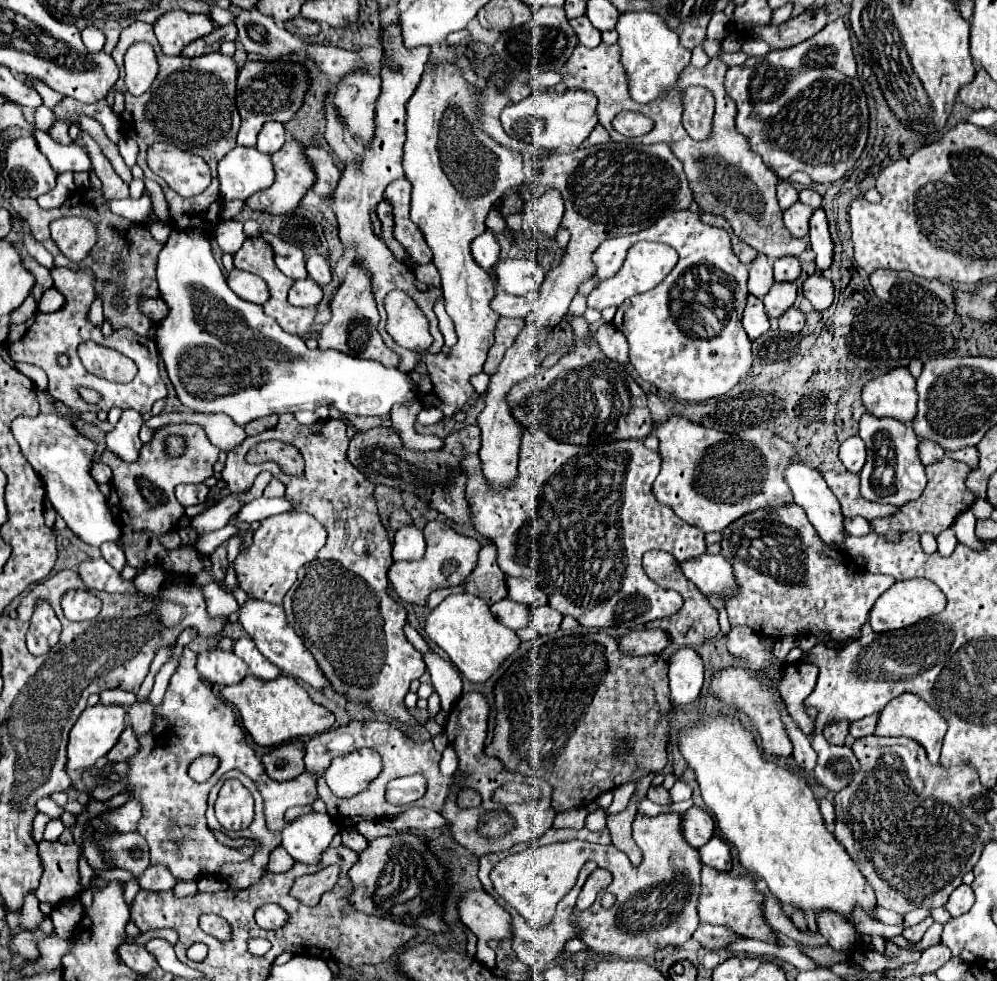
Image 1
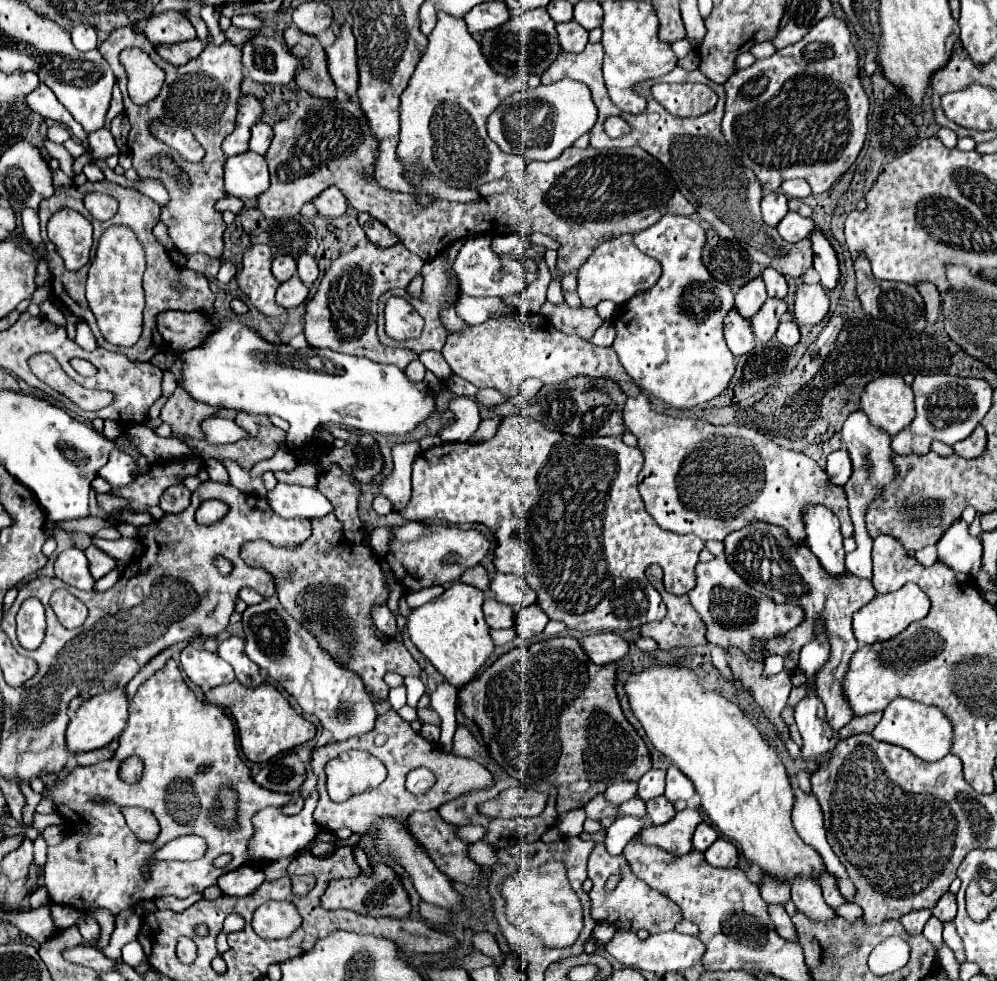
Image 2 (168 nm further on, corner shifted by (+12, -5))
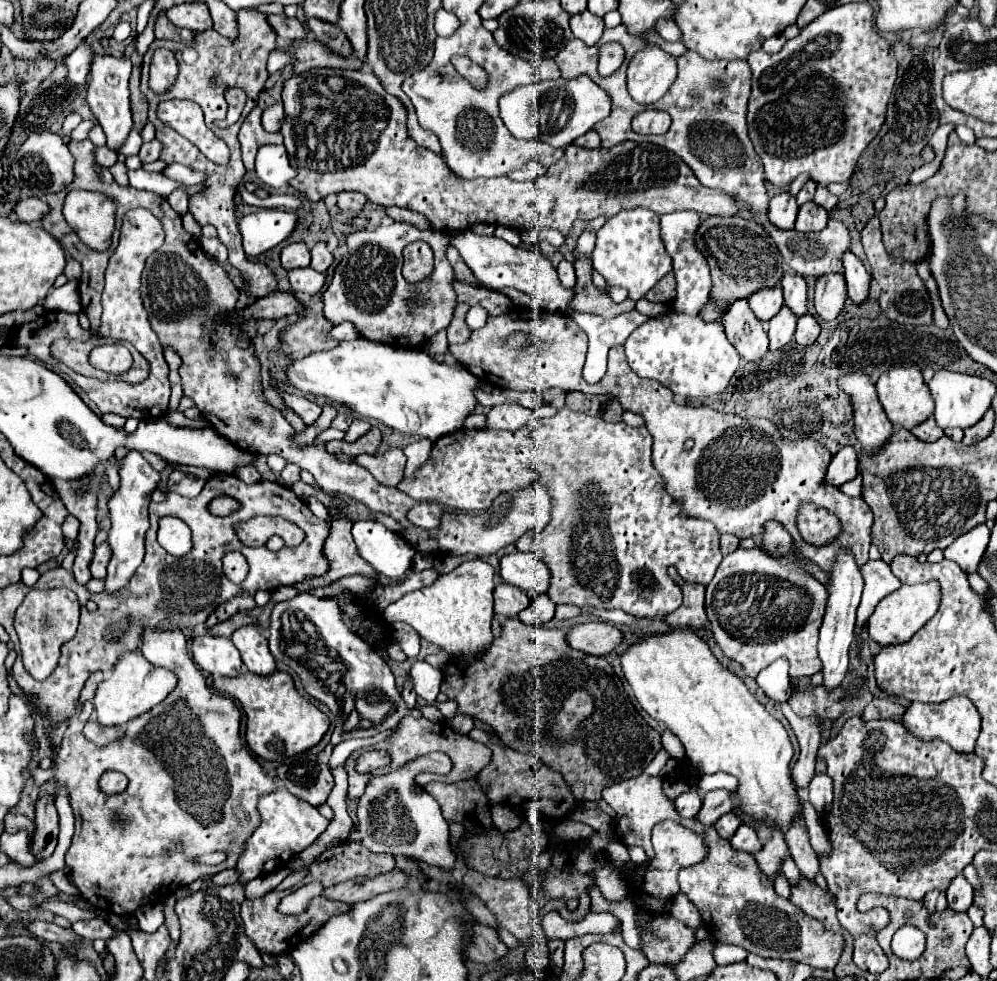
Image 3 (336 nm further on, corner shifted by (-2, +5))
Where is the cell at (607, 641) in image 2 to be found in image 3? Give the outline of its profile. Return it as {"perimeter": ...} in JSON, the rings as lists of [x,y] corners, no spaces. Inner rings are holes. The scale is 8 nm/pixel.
{"perimeter":[[[588,622],[572,626],[566,634],[566,640],[580,652],[606,656],[622,642],[622,632],[610,622]]]}

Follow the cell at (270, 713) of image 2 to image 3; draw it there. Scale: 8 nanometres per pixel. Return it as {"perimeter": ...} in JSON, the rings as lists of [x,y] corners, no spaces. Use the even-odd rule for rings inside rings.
{"perimeter":[[[244,670],[236,678],[216,678],[214,688],[242,704],[242,710],[246,712],[246,742],[250,750],[264,760],[282,760],[304,752],[316,746],[328,732],[328,716],[296,692],[294,682],[286,672],[258,676]]]}

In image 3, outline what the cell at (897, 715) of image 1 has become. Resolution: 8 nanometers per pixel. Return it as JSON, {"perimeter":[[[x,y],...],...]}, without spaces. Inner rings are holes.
{"perimeter":[[[954,696],[942,704],[922,704],[912,702],[902,714],[900,722],[910,730],[912,736],[920,740],[942,740],[948,742],[956,752],[974,752],[974,742],[980,734],[980,716],[974,704],[966,696]]]}

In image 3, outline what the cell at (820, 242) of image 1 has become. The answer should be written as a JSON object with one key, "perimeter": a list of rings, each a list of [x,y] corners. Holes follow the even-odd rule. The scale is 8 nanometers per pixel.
{"perimeter":[[[844,252],[842,256],[842,266],[844,266],[844,280],[848,286],[848,296],[860,304],[868,298],[868,282],[870,282],[870,274],[866,272],[864,264],[852,254],[852,252]]]}

